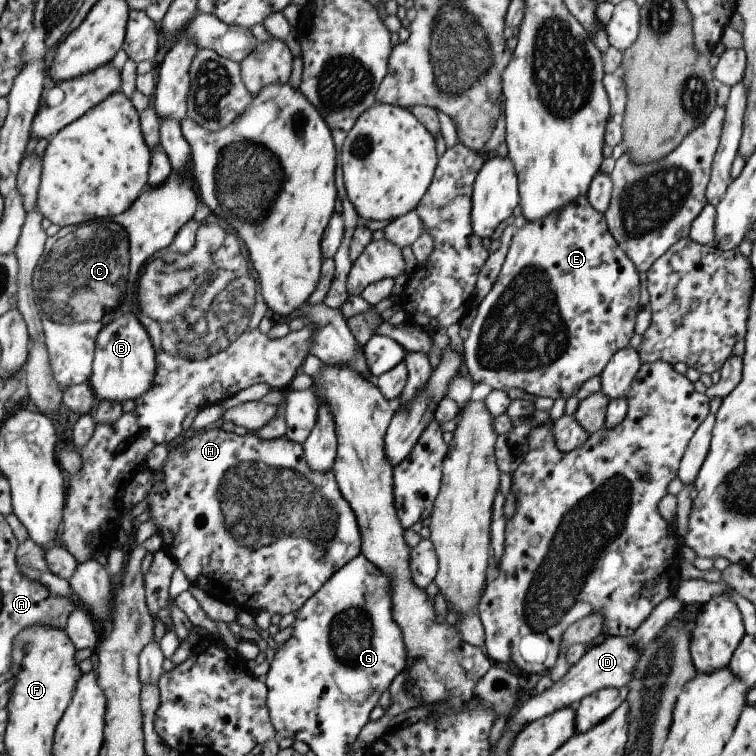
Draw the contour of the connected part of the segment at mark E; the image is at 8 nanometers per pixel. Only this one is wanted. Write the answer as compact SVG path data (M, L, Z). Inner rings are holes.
M586 195L578 196L571 203L560 208L559 211L545 216L543 219L526 221L524 226L519 228L512 237L496 282L491 286L488 294L478 303L475 319L465 331L463 358L470 378L474 383L484 382L499 391L509 392L512 388L520 388L520 390L524 390L532 396L545 396L552 398L552 400L572 398L589 378L600 376L600 373L617 350L629 346L628 342L635 334L640 293L639 274L635 264L619 247L612 233L608 230L604 213L597 211L590 204Z

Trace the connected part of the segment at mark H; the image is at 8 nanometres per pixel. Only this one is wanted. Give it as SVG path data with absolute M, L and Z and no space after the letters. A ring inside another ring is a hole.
M219 424L204 428L200 431L191 431L190 438L179 439L169 447L169 453L165 464L160 471L153 472L152 488L145 500L148 502L149 520L157 526L157 532L163 540L163 549L166 554L176 560L177 566L184 572L186 578L196 588L206 594L217 598L226 604L232 604L236 610L247 610L254 613L257 610L266 610L271 615L283 617L289 612L296 612L302 605L316 594L323 584L331 578L335 571L348 564L354 557L361 554L361 532L355 512L350 508L347 500L344 500L337 485L332 470L328 472L313 471L303 455L303 446L300 443L288 440L285 436L265 441L256 433L246 433L243 436L236 435L234 431L225 432Z

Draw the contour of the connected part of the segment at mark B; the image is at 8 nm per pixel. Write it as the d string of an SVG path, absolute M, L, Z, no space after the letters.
M132 311L107 325L104 325L104 328L97 336L95 355L88 382L97 402L110 401L122 404L122 402L126 400L136 400L153 386L155 372L156 359L154 345L152 344L144 325Z

